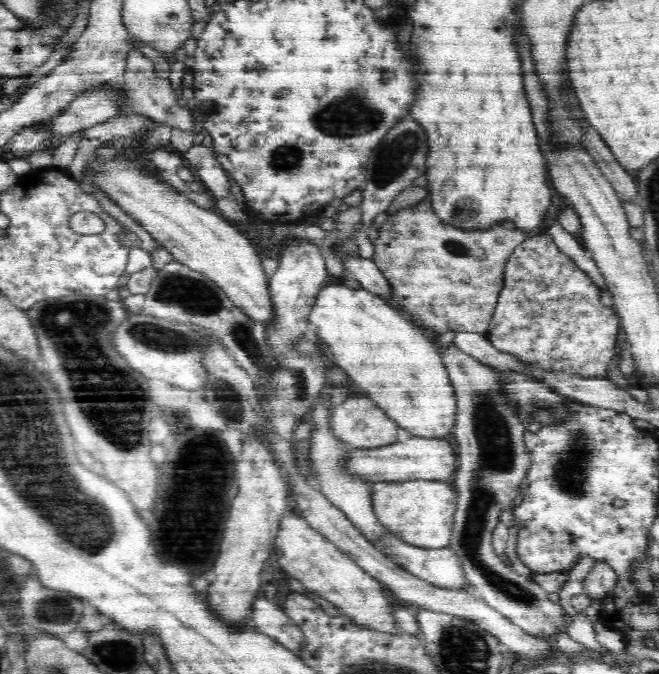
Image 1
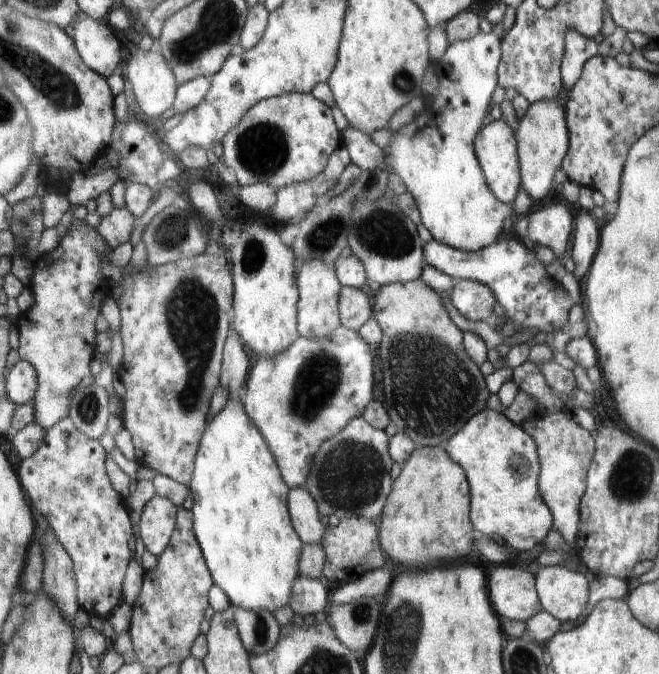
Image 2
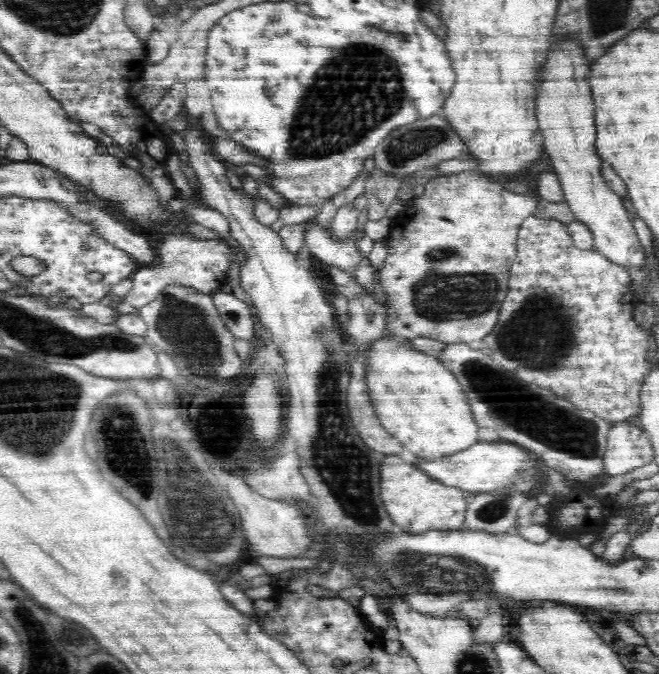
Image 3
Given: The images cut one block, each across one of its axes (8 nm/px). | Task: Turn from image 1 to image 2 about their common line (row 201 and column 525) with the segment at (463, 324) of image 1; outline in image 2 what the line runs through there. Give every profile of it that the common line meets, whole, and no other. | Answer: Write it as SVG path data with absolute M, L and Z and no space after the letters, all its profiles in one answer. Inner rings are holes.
M540 409L522 422L521 426L538 444L539 462L542 465L539 490L554 515L554 527L564 537L566 544L574 548L580 533L580 498L585 493L586 470L595 458L594 438L560 410L544 412Z

